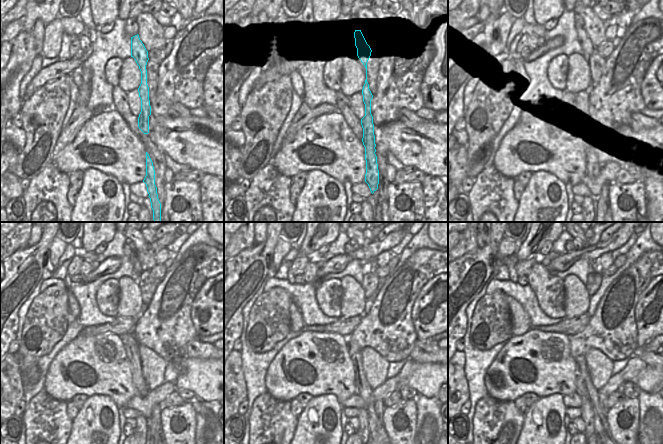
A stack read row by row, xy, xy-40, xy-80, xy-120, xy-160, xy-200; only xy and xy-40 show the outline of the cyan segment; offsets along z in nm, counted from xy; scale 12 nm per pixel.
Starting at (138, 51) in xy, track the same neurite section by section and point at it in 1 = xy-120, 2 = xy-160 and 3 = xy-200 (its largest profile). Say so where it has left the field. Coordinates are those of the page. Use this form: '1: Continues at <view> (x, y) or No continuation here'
1: Continues at xy-120 (138, 268)
2: Continues at xy-160 (349, 249)
3: Continues at xy-200 (569, 246).

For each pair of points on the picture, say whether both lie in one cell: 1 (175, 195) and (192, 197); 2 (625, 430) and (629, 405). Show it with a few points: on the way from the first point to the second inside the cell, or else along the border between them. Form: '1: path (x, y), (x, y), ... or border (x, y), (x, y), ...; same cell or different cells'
1: path (179, 195), (181, 197), (188, 197); same cell
2: path (631, 425), (634, 416), (629, 411); same cell

